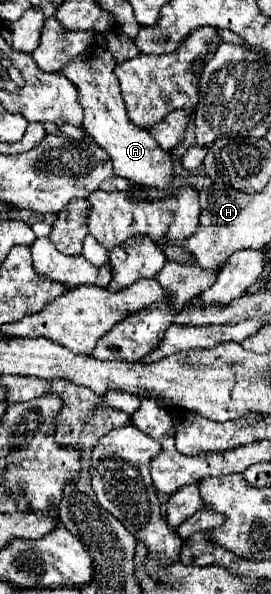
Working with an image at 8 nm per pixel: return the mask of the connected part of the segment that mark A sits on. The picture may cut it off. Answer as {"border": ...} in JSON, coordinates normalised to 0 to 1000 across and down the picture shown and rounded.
{"border":[[[347,74],[325,84],[310,84],[310,91],[273,98],[266,108],[236,111],[236,118],[221,118],[214,125],[236,125],[288,148],[288,172],[310,182],[303,215],[325,229],[339,229],[339,236],[369,249],[384,249],[406,259],[428,293],[509,313],[620,320],[642,300],[635,266],[620,256],[590,249],[590,242],[546,226],[546,219],[502,215],[472,202],[465,175],[443,158],[428,128],[413,121],[421,111],[428,111],[428,101],[413,98],[413,91],[399,91],[391,81]]]}

